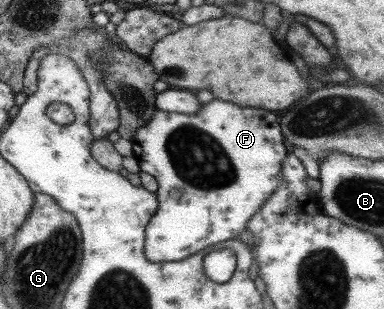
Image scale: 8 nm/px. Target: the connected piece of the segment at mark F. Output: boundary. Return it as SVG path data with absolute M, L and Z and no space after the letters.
M213 99L209 103L202 104L200 110L195 115L183 115L179 113L167 113L166 111L155 110L154 116L139 129L129 139L131 143L131 157L135 159L139 172L151 175L151 178L157 182L157 211L153 212L150 220L145 226L145 242L143 245L144 256L152 262L168 262L185 259L202 249L207 250L214 244L222 244L227 240L234 239L245 230L249 219L257 213L257 210L265 204L273 191L277 190L277 186L281 184L281 162L285 159L289 147L281 141L281 133L279 133L279 121L273 113L265 111L265 109L253 109L253 107L237 107L233 103L225 103L221 99Z

